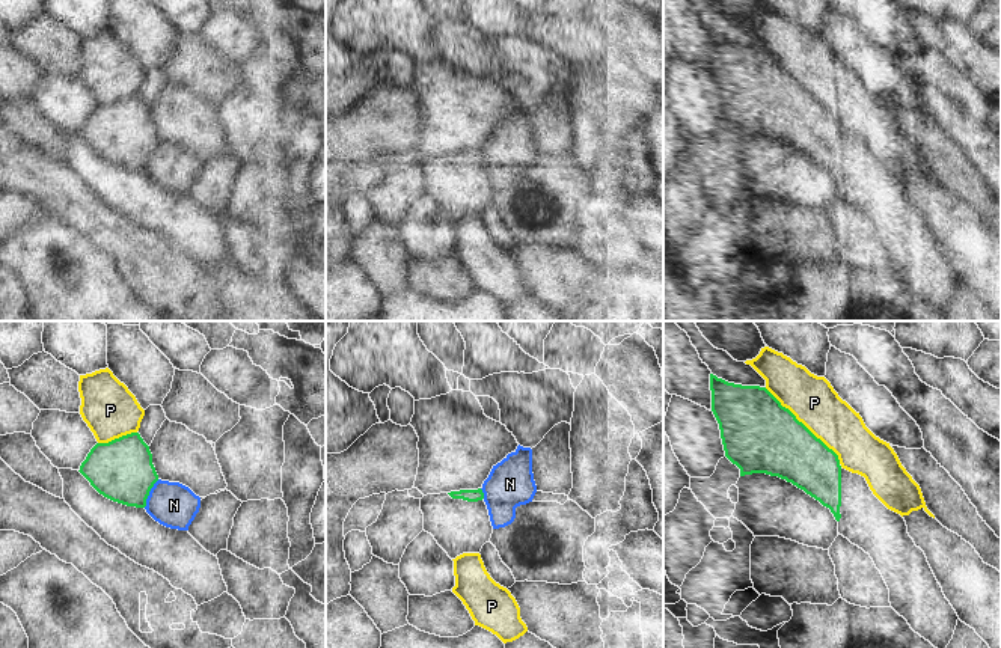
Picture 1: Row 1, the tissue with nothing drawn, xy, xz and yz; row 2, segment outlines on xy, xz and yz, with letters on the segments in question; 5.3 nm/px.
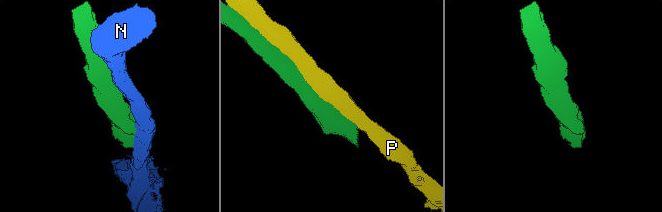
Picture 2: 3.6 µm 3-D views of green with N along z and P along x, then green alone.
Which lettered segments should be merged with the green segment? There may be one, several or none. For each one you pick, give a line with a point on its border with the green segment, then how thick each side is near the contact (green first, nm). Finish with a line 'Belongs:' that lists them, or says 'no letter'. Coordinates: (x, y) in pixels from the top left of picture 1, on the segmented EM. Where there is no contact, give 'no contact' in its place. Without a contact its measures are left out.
Belongs: no letter

